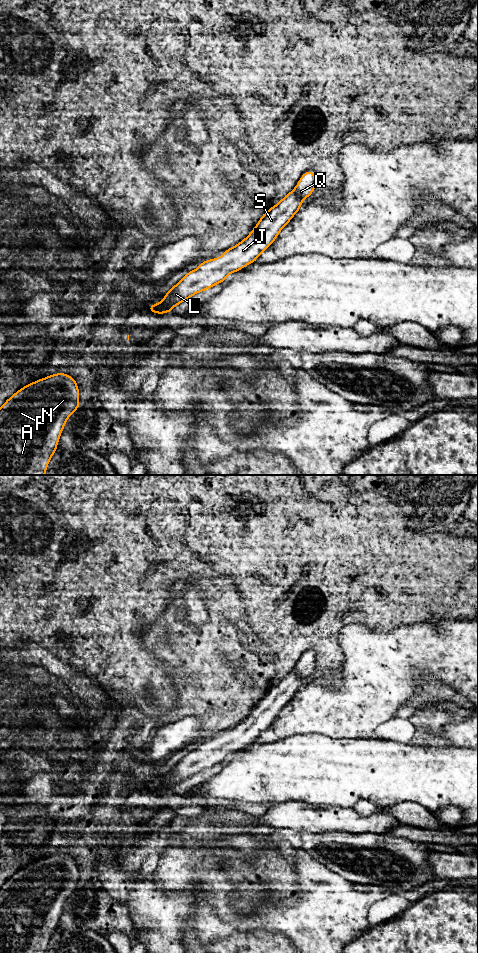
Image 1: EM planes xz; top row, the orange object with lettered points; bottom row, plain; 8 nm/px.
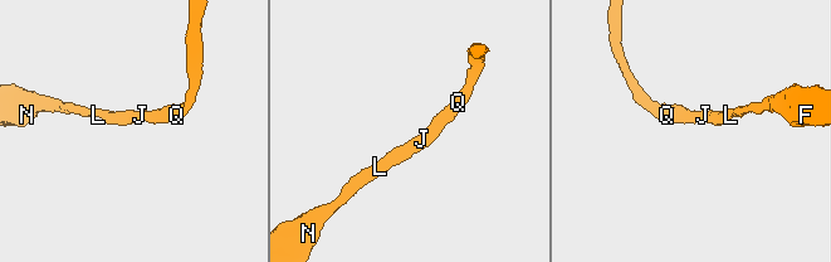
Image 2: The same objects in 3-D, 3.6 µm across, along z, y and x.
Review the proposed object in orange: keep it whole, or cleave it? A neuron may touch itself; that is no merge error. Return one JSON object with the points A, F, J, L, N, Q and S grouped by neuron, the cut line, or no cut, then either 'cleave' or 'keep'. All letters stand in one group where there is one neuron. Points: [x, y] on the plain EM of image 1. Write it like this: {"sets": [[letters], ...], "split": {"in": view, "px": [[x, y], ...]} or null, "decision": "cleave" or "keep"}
{"sets": [["A", "F", "J", "L", "N", "Q", "S"]], "split": null, "decision": "keep"}

